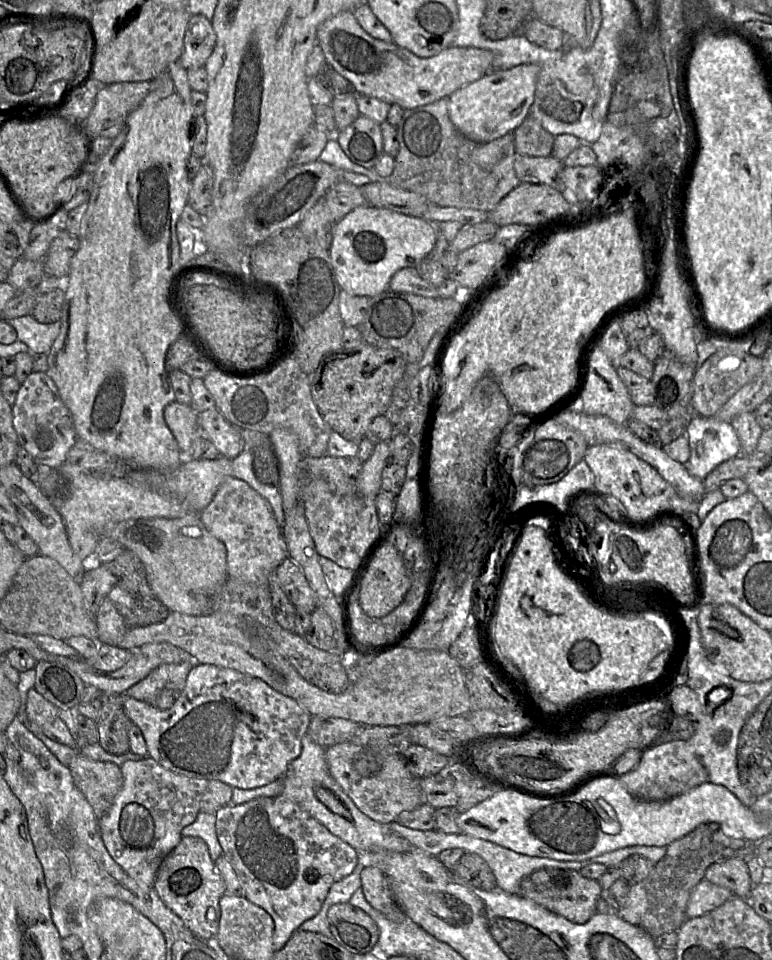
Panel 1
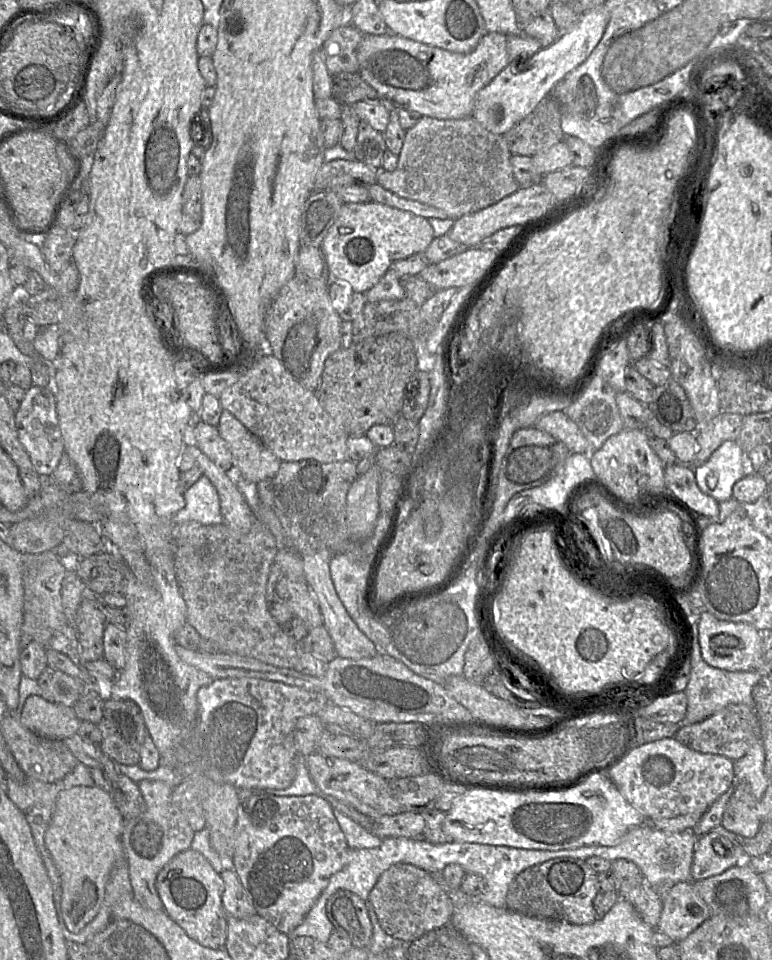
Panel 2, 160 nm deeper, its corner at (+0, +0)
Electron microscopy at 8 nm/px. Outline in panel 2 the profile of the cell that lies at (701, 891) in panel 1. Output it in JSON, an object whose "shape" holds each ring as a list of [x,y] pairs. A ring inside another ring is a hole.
{"shape":[[[693,881],[676,883],[662,903],[662,913],[655,930],[669,936],[676,944],[710,917],[710,909],[700,897]]]}

